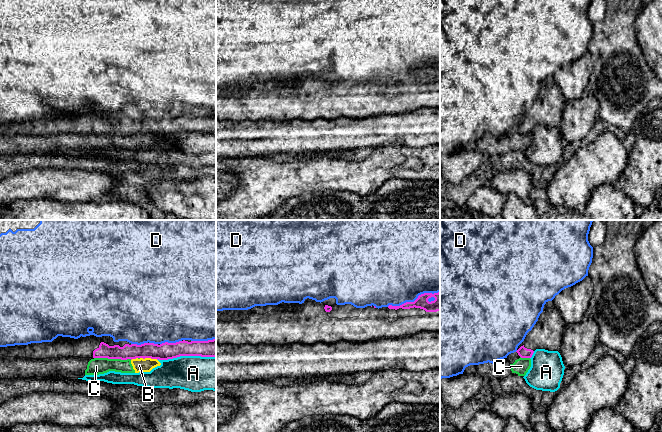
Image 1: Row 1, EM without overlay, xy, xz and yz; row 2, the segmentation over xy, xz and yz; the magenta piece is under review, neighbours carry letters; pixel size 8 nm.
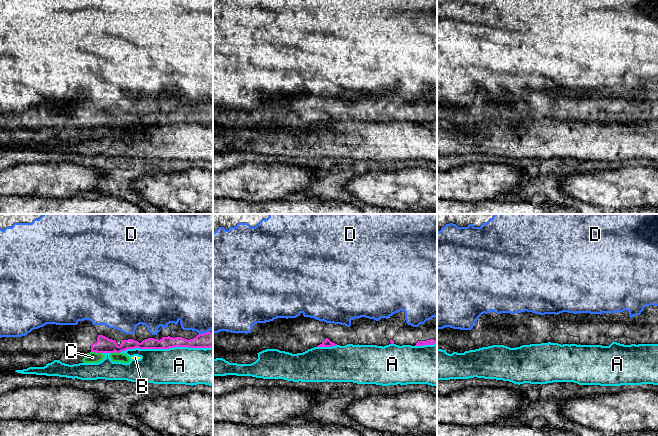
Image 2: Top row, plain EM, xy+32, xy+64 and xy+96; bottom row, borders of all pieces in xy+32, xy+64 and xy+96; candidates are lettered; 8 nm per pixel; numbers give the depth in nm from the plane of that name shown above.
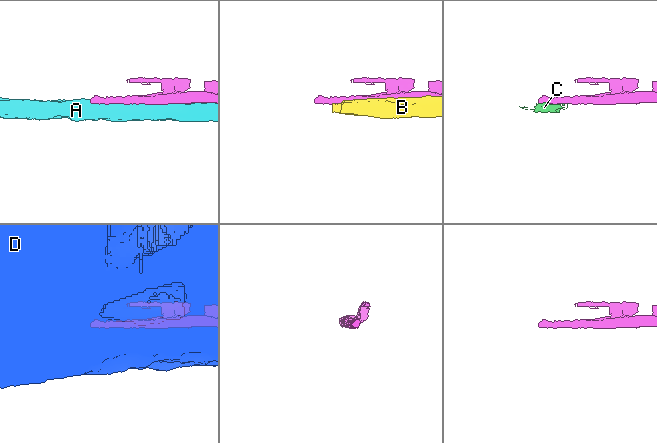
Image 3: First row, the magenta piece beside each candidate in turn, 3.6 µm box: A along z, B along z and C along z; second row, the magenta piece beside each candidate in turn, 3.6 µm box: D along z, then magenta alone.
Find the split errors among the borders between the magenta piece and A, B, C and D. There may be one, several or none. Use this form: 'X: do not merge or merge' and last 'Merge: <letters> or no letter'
A: do not merge
B: do not merge
C: do not merge
D: do not merge
Merge: no letter

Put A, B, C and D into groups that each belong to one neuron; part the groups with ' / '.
A / B C / D

